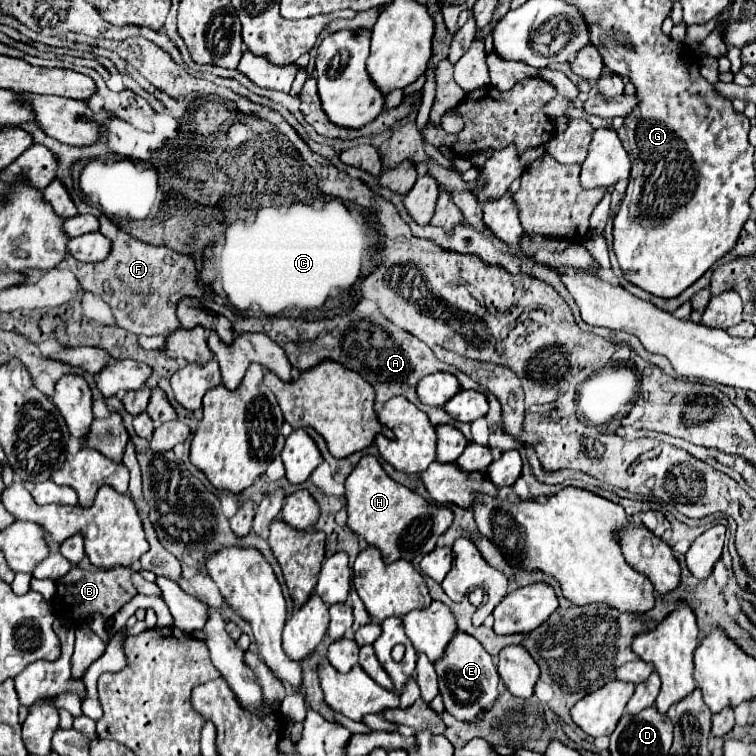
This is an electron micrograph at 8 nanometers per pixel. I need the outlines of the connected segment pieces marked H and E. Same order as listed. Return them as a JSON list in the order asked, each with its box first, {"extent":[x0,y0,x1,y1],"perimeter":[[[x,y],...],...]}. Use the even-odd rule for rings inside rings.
[{"extent":[344,455,452,567],"perimeter":[[[364,455],[344,483],[348,527],[362,537],[368,545],[380,549],[384,563],[398,559],[410,561],[414,567],[420,565],[422,557],[436,547],[436,539],[452,525],[452,511],[448,507],[432,507],[414,491],[396,483],[386,475],[374,455]],[[420,517],[426,517],[422,521]]]},{"extent":[434,631,500,723],"perimeter":[[[458,631],[454,635],[454,639],[450,641],[444,659],[436,661],[434,667],[438,673],[440,695],[444,699],[444,707],[456,719],[472,723],[472,721],[476,721],[476,717],[480,713],[492,709],[492,705],[496,703],[496,697],[500,695],[498,693],[498,685],[500,685],[498,671],[492,663],[492,657],[472,635]]]}]

